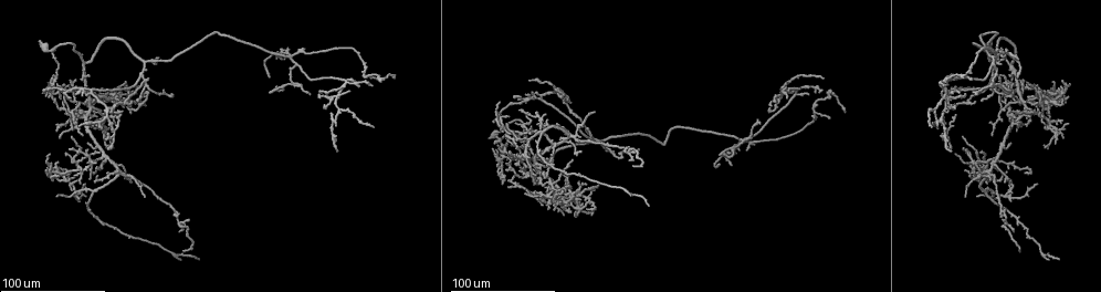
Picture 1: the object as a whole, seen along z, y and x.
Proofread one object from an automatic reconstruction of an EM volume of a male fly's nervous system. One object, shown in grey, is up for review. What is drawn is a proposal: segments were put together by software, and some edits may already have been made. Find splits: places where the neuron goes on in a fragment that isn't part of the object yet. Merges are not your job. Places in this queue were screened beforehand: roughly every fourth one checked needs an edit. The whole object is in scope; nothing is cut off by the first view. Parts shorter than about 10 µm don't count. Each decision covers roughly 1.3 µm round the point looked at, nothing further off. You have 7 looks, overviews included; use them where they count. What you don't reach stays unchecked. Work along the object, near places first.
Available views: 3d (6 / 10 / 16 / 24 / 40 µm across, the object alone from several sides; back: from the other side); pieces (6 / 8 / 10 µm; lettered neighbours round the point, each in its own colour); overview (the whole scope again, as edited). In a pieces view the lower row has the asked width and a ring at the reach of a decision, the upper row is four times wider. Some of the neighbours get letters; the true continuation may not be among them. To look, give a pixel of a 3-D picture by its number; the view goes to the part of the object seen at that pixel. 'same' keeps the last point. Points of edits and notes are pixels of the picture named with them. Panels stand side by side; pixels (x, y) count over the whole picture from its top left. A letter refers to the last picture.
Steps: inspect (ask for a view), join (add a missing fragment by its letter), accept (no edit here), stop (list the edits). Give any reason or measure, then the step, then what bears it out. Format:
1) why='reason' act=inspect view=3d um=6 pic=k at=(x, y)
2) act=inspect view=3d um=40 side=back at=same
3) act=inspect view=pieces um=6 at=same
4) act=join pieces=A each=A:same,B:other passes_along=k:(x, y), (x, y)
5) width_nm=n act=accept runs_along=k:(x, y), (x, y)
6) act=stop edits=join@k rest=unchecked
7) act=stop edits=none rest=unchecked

why='tapers out' act=inspect view=3d um=24 pic=1 at=(132, 110)

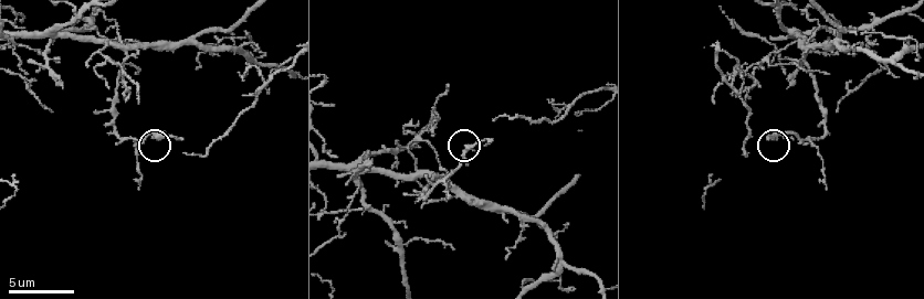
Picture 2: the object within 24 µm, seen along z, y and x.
why='what lies round it' act=inspect view=pieces um=8 pic=2 at=(492, 141)

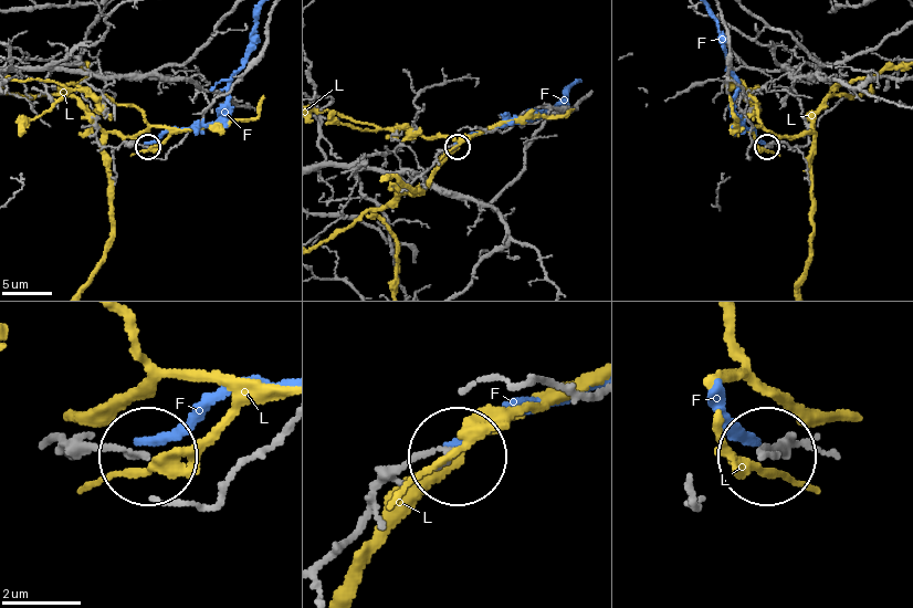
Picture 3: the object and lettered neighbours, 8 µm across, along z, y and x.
act=accept each=F:other,L:other runs_along=3:(44, 440), (77, 437), (143, 457) found='none of them fits'

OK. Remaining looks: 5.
why='branch stops here' act=inspect view=3d um=10 pic=2 at=(789, 85)

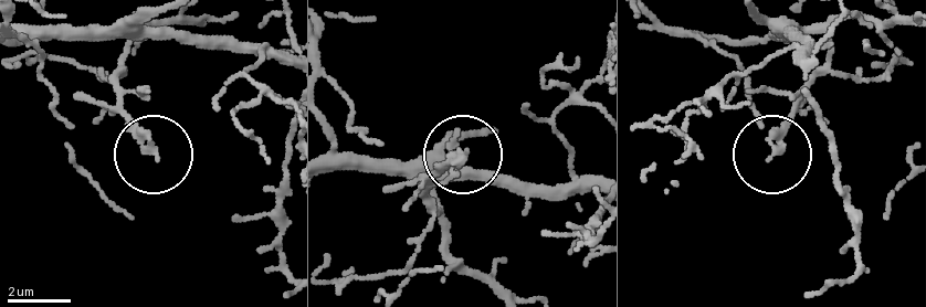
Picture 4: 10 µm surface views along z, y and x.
why='see the neighbours' act=inspect view=pieces um=10 pic=4 at=(154, 156)

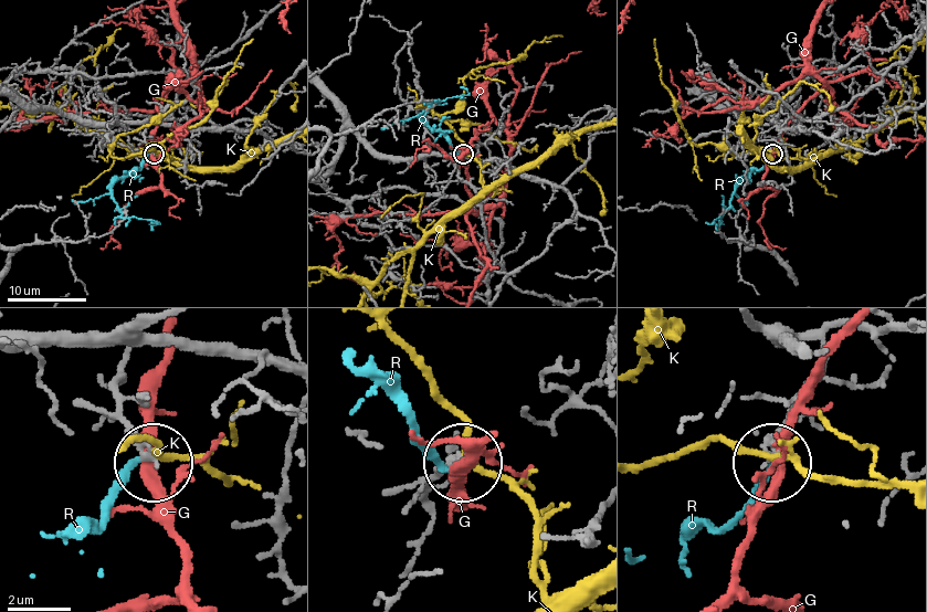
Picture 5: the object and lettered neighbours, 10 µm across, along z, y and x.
act=accept each=G:other,K:other,R:other found='none of them fits'

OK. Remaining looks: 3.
why='tapers out' act=inspect view=3d um=24 pic=1 at=(976, 102)

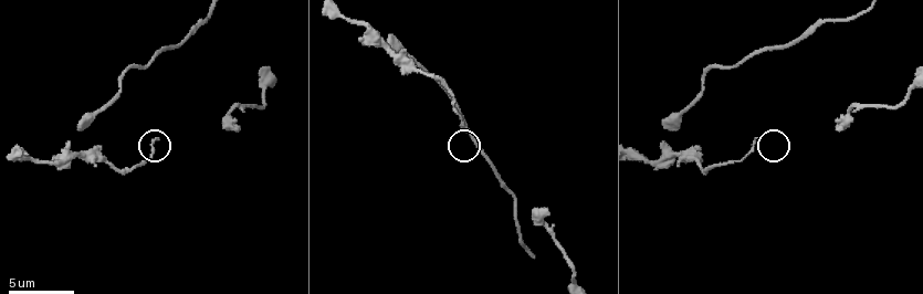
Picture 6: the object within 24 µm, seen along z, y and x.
act=inspect view=pieces um=8 pic=6 at=(156, 137)

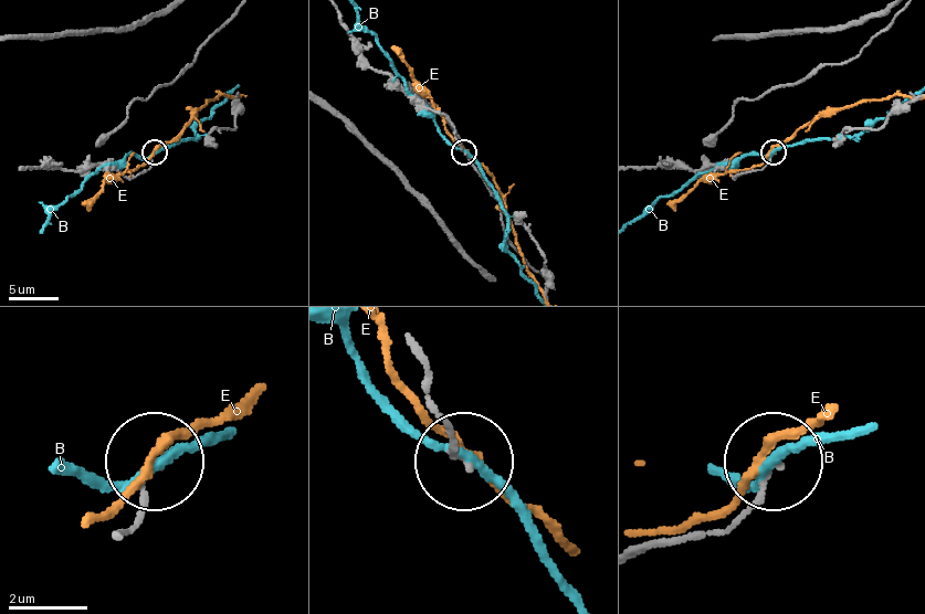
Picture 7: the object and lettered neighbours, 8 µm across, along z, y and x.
act=accept each=B:other,E:other runs_along=7:(118, 537), (151, 464) found='none of them fits'

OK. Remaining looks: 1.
act=stop edits=none rest=unchecked

